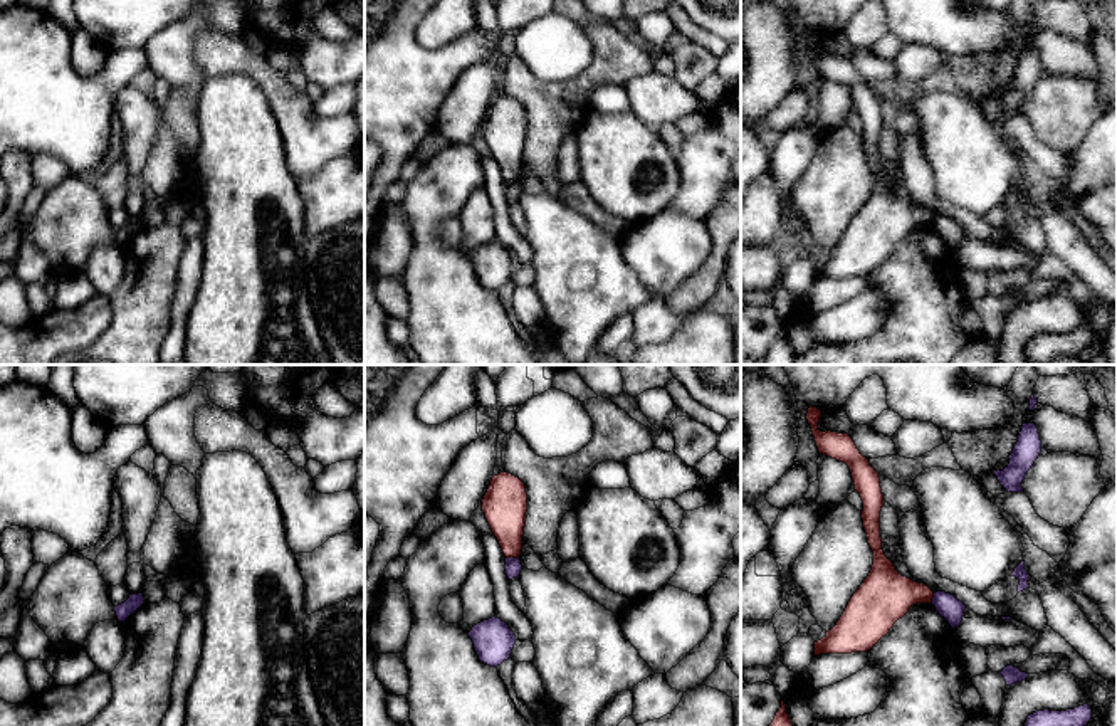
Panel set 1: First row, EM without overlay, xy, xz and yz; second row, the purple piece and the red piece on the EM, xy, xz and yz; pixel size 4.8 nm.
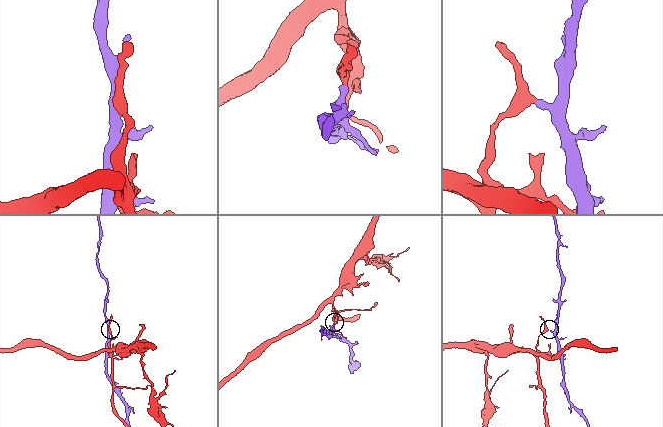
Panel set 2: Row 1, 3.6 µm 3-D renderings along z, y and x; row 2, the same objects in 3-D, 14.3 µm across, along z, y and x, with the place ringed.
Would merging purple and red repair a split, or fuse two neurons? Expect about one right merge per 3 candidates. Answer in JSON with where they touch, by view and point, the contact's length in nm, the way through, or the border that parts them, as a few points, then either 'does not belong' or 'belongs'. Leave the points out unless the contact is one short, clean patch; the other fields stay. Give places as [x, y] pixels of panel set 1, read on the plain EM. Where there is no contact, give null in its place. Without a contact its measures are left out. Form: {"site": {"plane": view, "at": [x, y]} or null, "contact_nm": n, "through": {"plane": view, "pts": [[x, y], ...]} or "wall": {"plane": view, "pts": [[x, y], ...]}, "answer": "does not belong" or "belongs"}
{"site": {"plane": "xz", "at": [513, 182]}, "contact_nm": 60, "wall": {"plane": "xz", "pts": [[506, 180], [518, 182]]}, "answer": "does not belong"}

